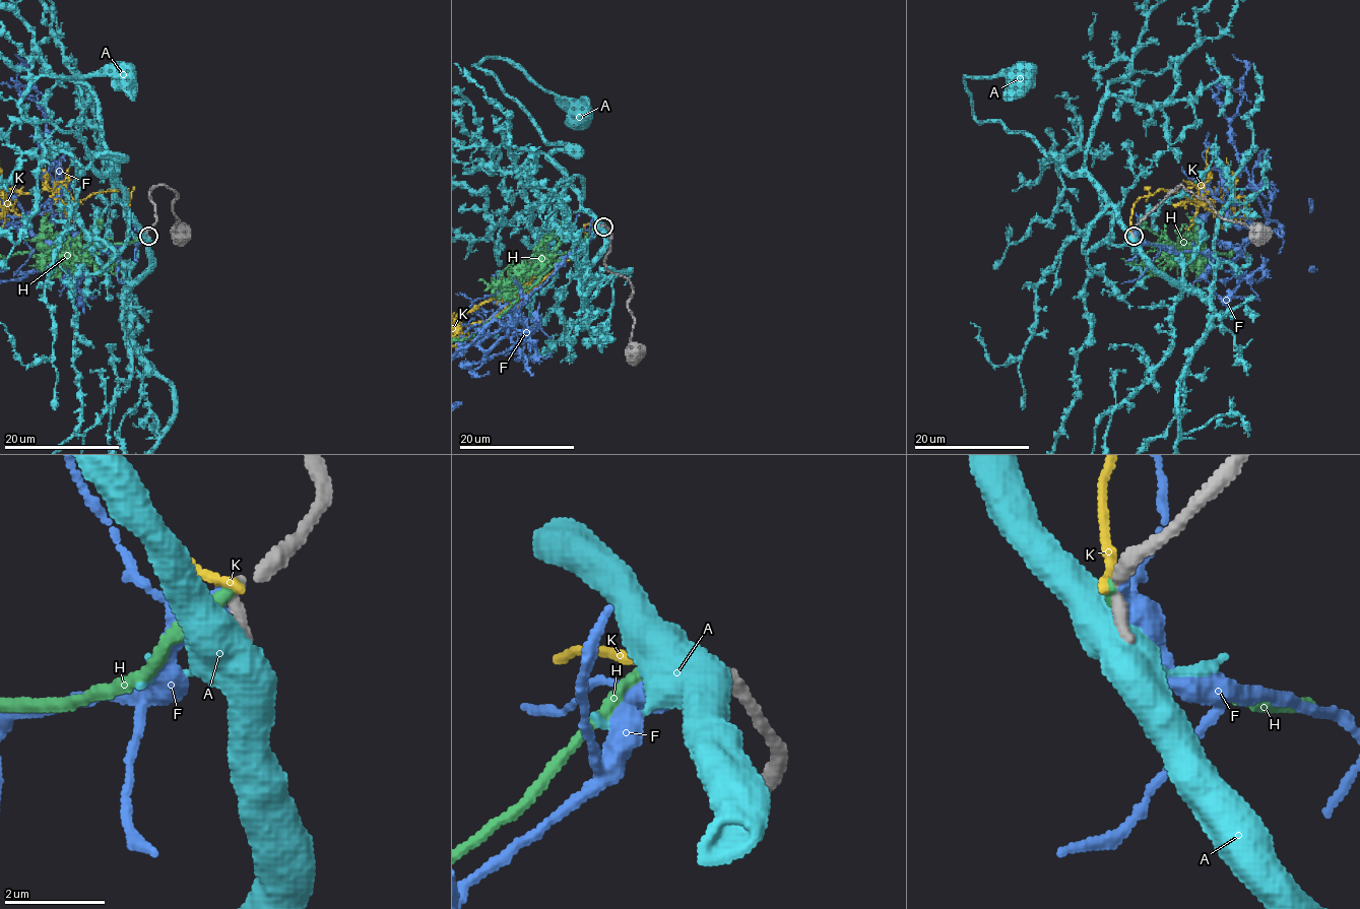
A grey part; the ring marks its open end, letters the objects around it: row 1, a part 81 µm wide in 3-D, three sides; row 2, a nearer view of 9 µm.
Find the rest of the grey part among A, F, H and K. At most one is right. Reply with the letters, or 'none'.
none

